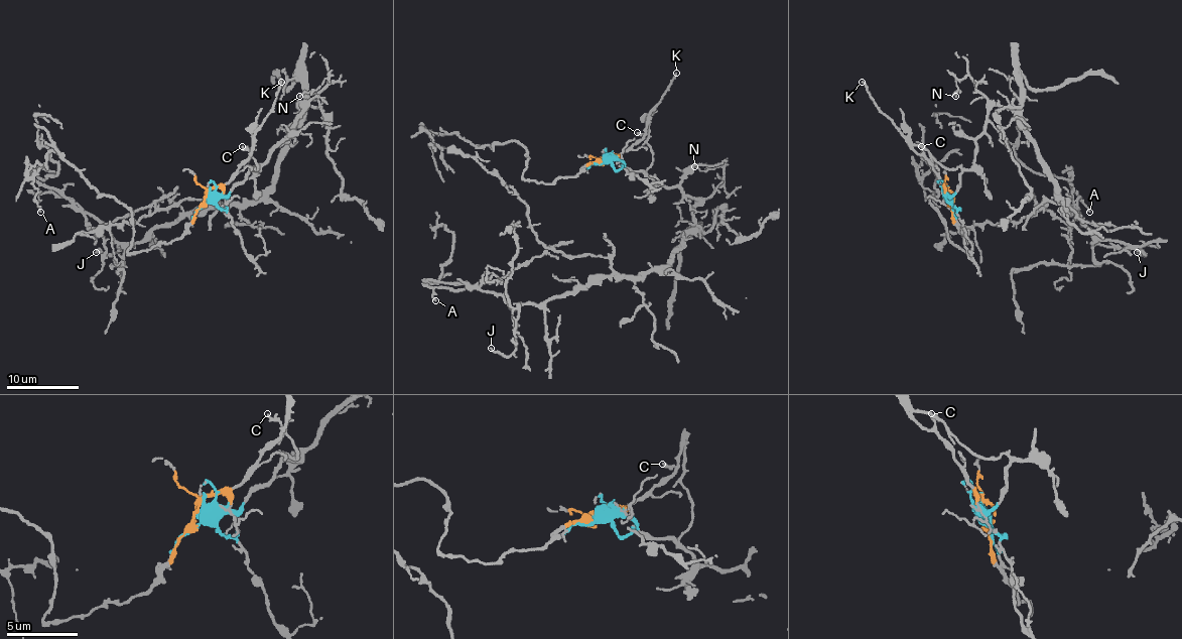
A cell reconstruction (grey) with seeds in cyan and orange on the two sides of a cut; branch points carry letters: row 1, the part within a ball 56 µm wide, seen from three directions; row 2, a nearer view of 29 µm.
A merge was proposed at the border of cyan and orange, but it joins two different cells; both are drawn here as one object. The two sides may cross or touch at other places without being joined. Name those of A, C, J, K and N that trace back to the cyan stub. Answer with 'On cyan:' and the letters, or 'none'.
On cyan: A, J, N

